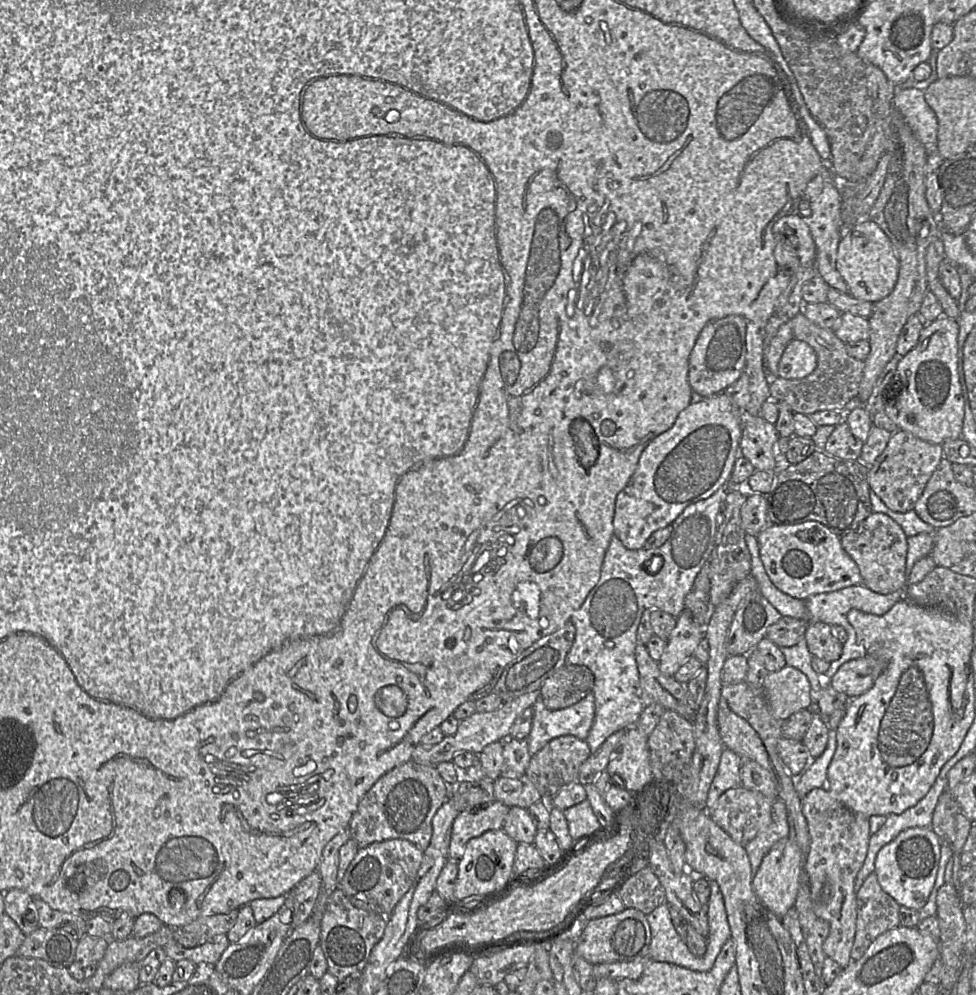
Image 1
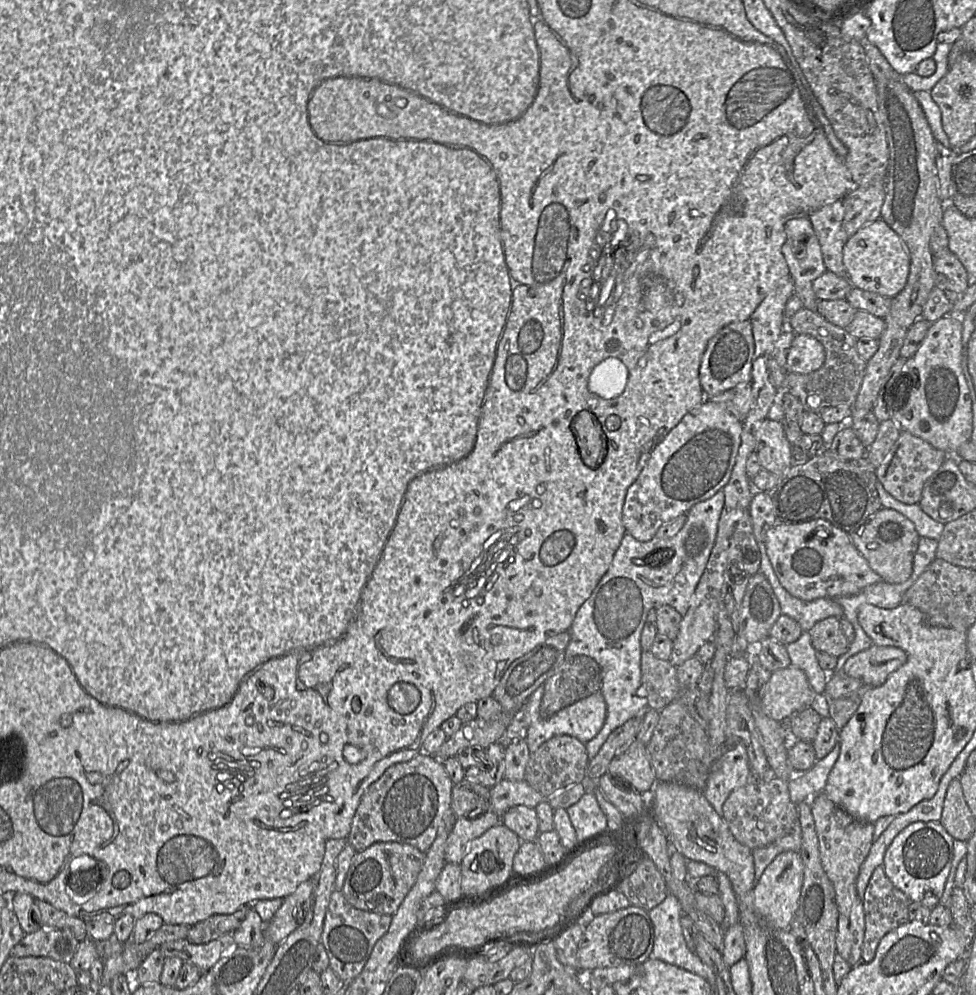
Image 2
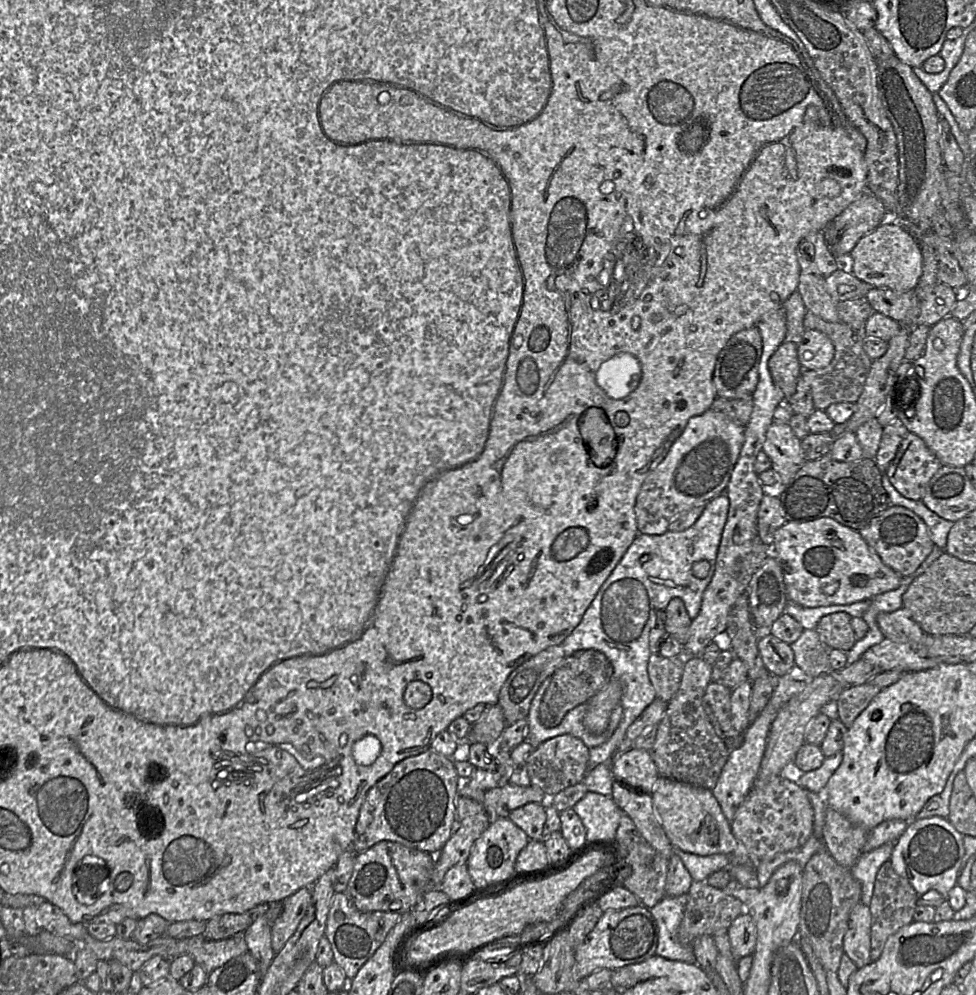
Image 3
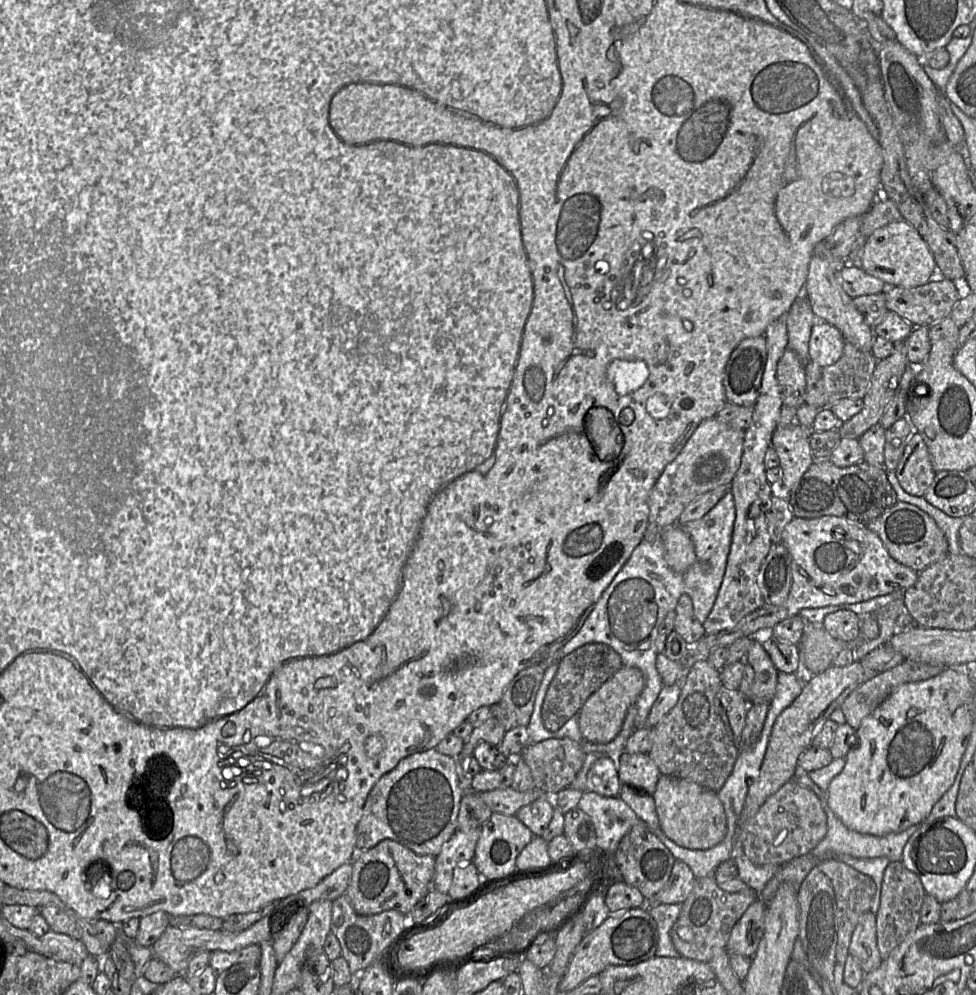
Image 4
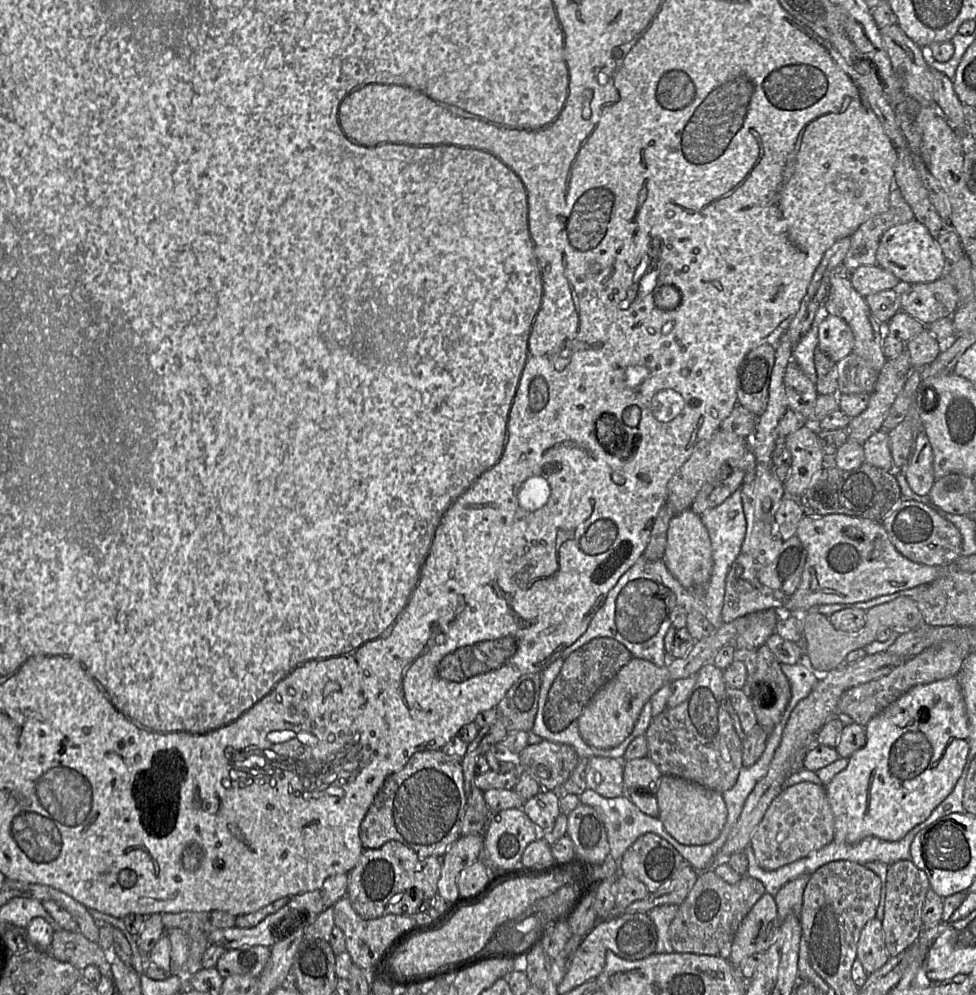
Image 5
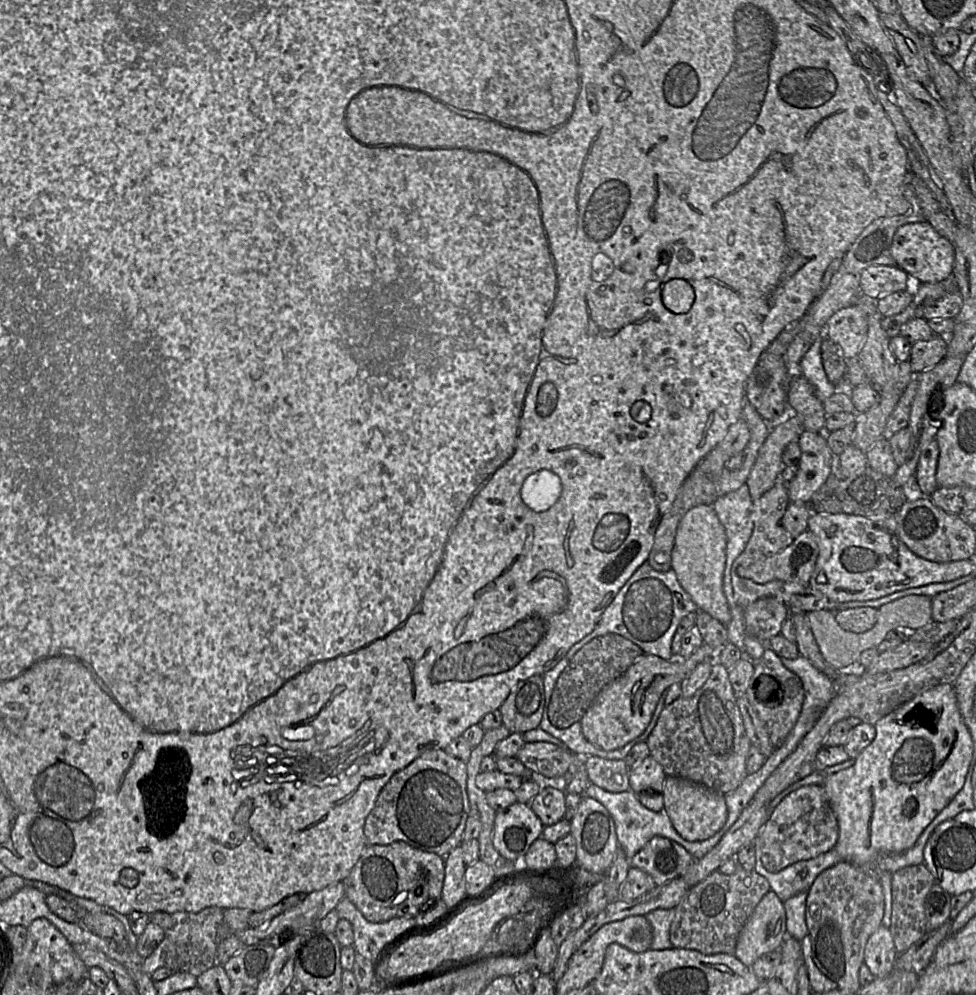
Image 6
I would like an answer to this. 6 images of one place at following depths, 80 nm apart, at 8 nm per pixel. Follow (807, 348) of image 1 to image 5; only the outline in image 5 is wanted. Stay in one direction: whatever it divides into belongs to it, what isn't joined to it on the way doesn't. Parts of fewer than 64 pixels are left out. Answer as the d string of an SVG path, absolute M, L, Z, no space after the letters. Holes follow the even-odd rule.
M821 314L818 321L818 348L834 362L853 351L854 335L849 325L837 316Z

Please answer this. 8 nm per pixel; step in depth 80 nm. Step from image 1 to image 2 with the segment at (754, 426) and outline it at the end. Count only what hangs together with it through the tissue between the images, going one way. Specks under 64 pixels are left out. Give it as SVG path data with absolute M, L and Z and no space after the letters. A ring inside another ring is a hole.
M769 419L762 421L755 432L757 454L762 469L776 475L779 479L794 465L785 427L782 422Z

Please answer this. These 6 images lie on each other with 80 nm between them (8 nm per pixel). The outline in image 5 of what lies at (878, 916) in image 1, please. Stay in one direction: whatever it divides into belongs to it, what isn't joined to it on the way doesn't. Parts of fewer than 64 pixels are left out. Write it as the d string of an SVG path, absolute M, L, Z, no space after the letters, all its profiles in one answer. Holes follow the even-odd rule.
M911 860L897 861L888 866L884 917L881 923L886 950L890 957L899 955L907 949L925 928L922 920L922 908L929 889L930 883L927 875Z

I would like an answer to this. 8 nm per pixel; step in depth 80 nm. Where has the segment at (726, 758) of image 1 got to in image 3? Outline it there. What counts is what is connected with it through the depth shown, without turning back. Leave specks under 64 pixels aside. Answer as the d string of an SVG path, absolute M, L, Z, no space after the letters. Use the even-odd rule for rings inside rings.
M769 703L757 718L749 725L744 732L742 744L728 757L715 787L711 790L718 801L722 813L731 824L738 806L744 801L747 794L753 788L753 783L758 775L761 761L765 752L767 737L772 722L774 721L779 709Z

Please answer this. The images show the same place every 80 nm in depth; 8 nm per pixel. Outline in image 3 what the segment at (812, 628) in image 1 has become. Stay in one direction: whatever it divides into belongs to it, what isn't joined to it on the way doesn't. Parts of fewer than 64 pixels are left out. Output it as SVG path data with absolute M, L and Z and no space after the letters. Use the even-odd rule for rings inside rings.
M845 612L822 617L815 628L820 641L831 649L848 652L857 641L851 619L852 617Z

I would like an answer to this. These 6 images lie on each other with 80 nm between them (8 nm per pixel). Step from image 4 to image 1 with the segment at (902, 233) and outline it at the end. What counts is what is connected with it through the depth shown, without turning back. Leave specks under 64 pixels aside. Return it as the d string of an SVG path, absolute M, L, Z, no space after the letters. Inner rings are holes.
M868 217L843 233L837 250L836 268L852 296L876 303L894 289L898 278L899 260L889 237Z

